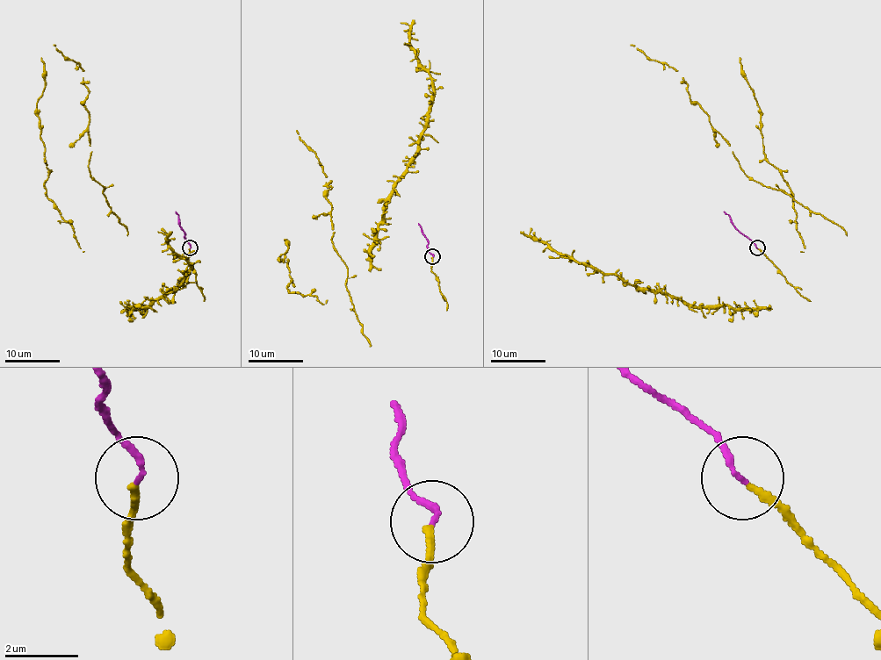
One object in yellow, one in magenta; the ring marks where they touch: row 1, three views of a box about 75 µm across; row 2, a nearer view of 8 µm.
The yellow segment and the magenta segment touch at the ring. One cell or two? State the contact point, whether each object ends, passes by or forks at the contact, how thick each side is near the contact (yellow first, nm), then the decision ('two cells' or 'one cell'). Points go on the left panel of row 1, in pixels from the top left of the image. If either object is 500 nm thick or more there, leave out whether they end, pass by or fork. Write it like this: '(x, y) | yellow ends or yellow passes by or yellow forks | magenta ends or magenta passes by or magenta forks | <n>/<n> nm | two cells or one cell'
(190, 247) | yellow ends | magenta ends | 200/150 nm | one cell

